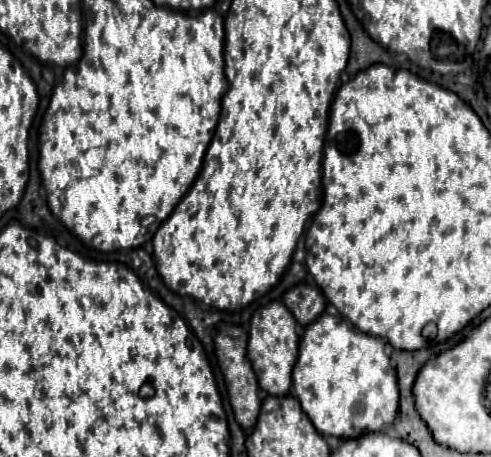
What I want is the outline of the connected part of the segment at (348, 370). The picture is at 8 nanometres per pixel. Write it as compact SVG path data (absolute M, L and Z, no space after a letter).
M322 313L314 323L306 325L302 331L298 345L298 359L292 371L292 389L304 413L314 423L314 427L322 435L334 435L338 439L350 439L362 433L386 431L386 427L394 423L400 405L396 371L390 365L388 355L384 353L382 339L362 333L354 329L350 321L342 317L334 317L330 313Z

